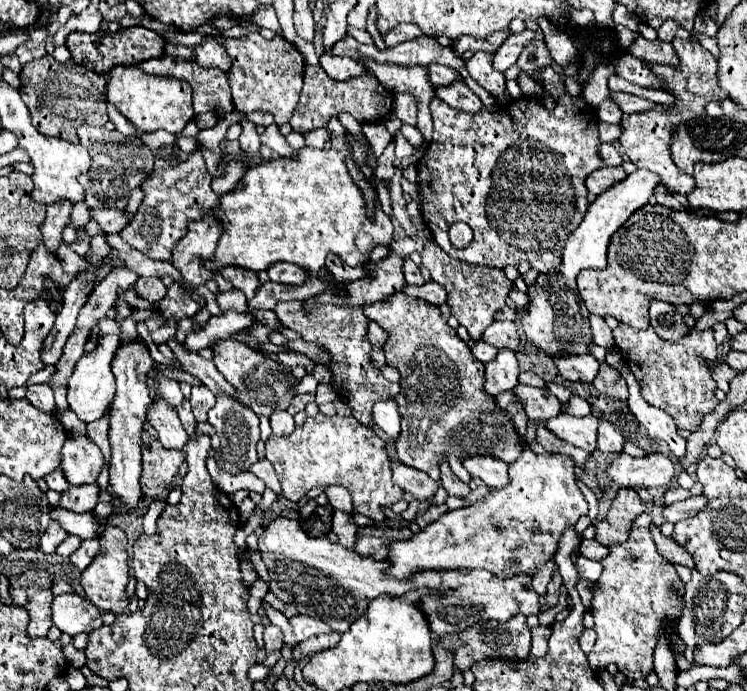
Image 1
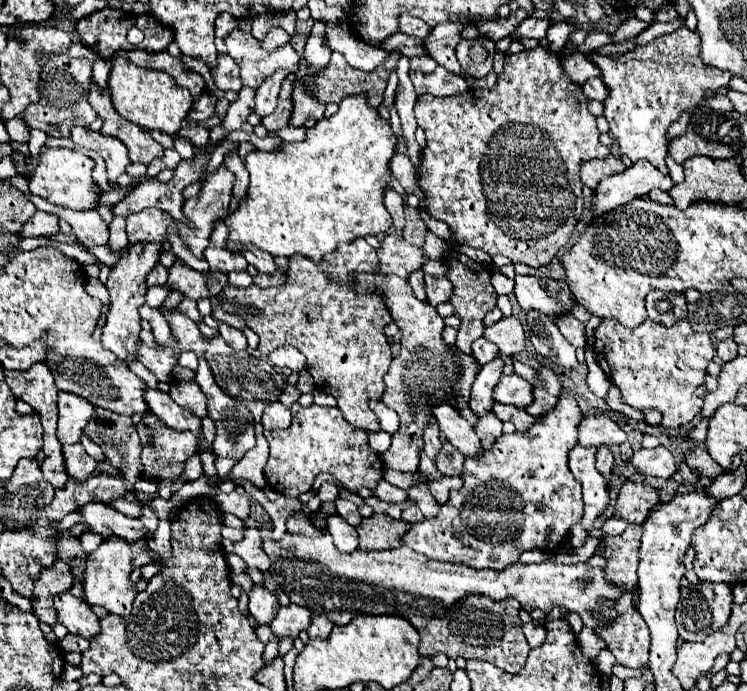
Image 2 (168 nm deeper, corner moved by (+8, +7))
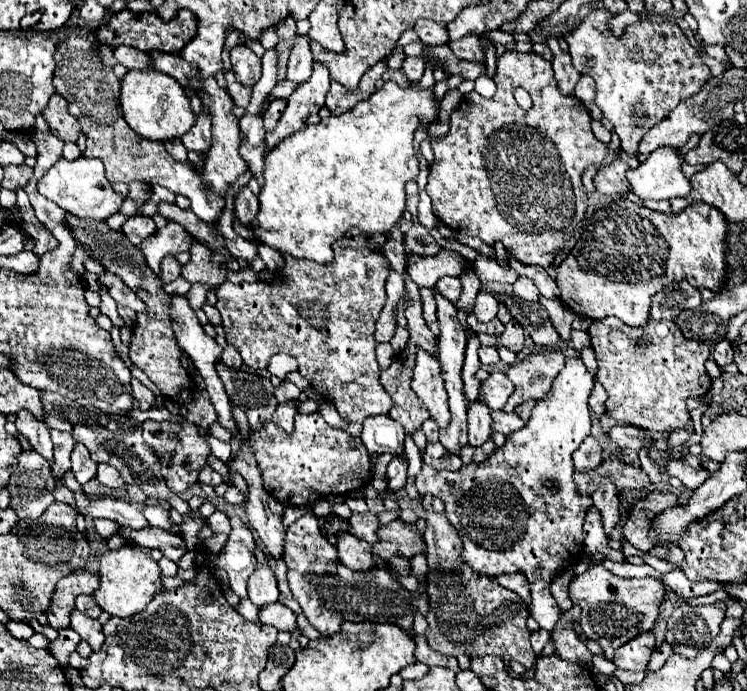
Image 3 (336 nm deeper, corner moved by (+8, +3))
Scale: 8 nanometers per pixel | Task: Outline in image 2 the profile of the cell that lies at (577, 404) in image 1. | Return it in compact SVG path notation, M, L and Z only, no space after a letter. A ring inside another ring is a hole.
M536 387L532 393L532 403L528 403L524 409L526 413L538 417L538 413L546 413L548 409L552 409L552 405L558 401L558 397L552 397L550 393L544 393L544 389Z

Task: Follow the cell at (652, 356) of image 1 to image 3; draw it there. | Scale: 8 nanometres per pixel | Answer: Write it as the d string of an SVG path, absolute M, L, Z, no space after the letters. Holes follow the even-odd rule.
M606 317L594 321L588 333L598 361L596 379L604 385L608 393L606 411L612 419L616 419L618 423L628 423L640 429L648 429L650 433L662 433L662 435L686 427L686 423L690 421L686 399L706 395L712 385L704 369L704 363L710 359L710 347L706 343L686 339L674 321L652 321L652 319L642 327L628 327L616 317Z

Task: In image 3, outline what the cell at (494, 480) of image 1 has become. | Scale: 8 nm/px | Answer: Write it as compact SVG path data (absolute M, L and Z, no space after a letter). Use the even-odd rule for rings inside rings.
M418 351L412 389L420 397L420 401L424 401L430 417L438 423L438 427L442 427L442 429L448 427L448 421L450 421L448 395L444 391L444 381L440 377L436 357L432 357L424 351Z

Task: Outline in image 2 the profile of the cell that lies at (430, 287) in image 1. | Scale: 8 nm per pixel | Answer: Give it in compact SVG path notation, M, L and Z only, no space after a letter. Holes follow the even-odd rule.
M426 275L426 293L428 293L428 303L432 307L450 301L452 297L452 283L448 277L436 277L436 275Z

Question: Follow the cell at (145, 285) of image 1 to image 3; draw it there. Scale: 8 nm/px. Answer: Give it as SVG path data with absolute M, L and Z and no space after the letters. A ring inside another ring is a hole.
M164 257L164 261L162 261L162 273L160 273L160 279L164 281L164 283L170 283L170 281L174 281L176 277L180 277L180 263L174 259L174 257Z

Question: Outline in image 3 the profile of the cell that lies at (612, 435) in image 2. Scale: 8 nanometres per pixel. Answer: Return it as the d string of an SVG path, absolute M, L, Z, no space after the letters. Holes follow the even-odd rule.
M616 425L608 431L608 439L618 447L618 449L642 449L650 443L650 439L638 429L638 427L632 427L632 425Z

